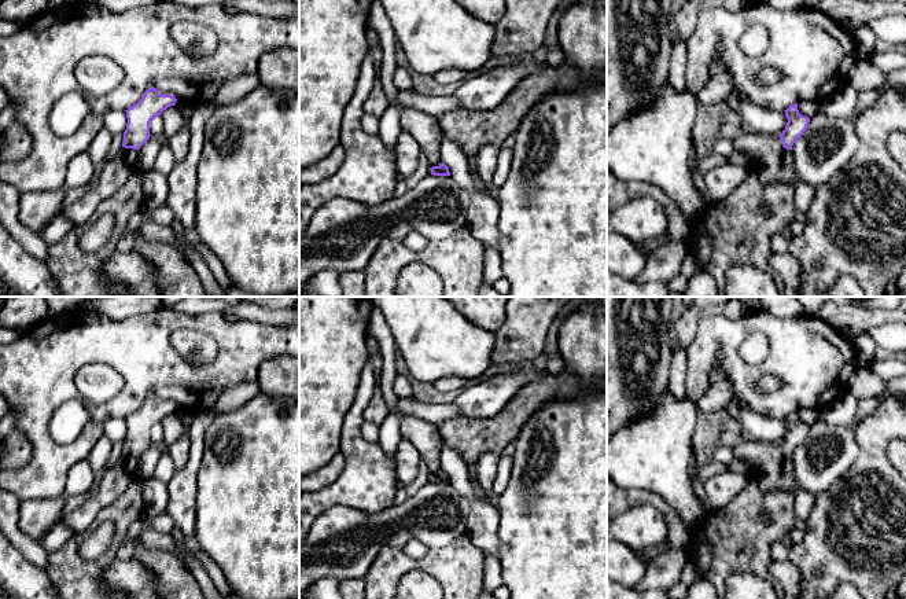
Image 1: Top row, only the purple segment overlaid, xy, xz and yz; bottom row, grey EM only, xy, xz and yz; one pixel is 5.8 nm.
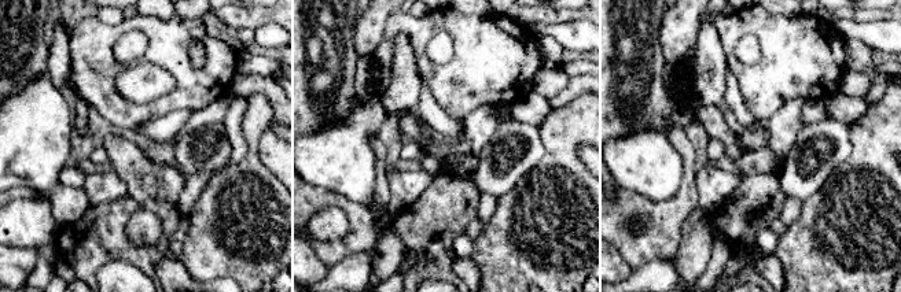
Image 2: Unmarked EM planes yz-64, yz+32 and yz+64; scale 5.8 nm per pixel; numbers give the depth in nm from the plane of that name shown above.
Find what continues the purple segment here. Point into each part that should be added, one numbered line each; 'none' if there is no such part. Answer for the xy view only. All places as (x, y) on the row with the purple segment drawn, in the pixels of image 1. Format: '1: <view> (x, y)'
1: xy (115, 172)

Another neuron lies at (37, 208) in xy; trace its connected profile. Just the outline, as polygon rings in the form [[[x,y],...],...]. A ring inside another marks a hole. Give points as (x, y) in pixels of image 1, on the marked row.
[[[67,187],[52,191],[21,192],[19,221],[23,227],[41,234],[62,210]]]

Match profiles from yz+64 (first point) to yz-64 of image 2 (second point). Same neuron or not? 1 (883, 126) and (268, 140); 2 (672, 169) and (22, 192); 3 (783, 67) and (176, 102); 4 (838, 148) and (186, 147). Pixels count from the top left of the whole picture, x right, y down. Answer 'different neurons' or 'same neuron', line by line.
1: different neurons
2: different neurons
3: same neuron
4: same neuron

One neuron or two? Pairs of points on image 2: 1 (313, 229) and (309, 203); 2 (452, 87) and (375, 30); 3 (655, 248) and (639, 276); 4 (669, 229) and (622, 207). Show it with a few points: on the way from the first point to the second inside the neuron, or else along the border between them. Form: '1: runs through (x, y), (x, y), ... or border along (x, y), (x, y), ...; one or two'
1: border along (345, 214), (337, 207), (324, 207), (306, 222); two
2: border along (390, 14), (386, 22), (386, 34), (371, 56); two
3: border along (672, 258), (654, 258), (635, 269); two
4: runs through (658, 218), (647, 207), (633, 207); one

